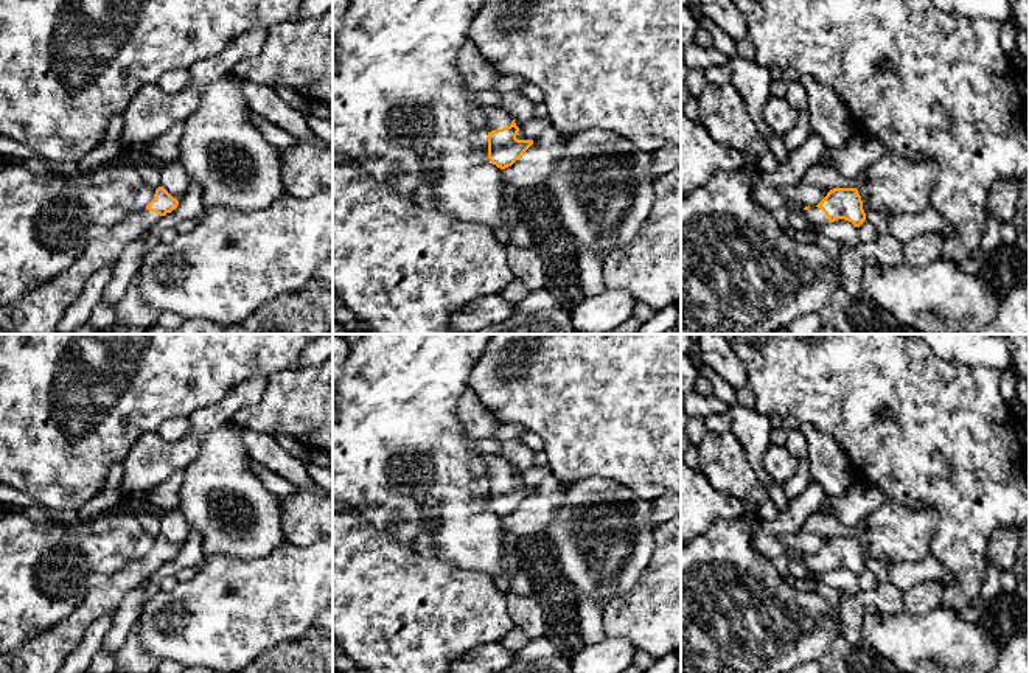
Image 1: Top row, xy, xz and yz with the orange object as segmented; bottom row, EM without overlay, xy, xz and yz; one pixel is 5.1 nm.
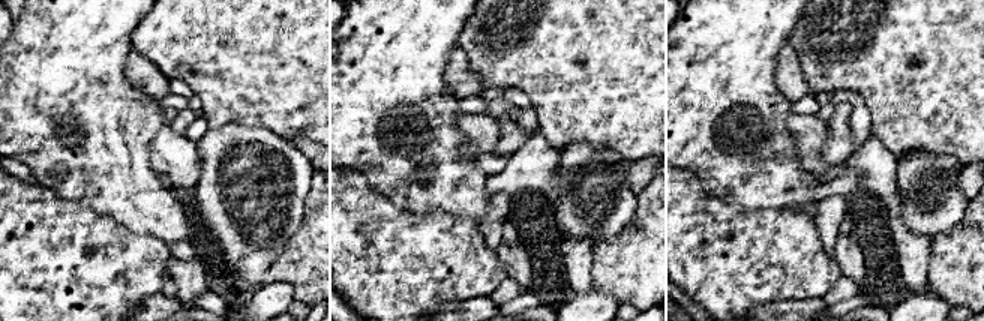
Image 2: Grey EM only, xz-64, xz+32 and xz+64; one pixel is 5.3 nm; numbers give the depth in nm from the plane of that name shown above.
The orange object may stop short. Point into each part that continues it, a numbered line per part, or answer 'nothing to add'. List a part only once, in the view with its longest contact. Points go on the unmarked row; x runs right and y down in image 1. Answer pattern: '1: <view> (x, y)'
1: xz (488, 467)

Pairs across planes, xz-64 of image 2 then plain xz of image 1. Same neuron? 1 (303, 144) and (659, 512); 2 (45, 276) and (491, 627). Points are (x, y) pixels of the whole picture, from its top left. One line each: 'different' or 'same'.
1: same
2: same

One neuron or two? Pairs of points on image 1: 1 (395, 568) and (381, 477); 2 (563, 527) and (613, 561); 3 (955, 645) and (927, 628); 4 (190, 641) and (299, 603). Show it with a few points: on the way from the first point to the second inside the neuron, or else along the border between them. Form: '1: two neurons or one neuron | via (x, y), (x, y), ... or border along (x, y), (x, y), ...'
1: two neurons | border along (361, 515), (400, 544), (423, 554)
2: one neuron | via (575, 532), (583, 532), (600, 549)
3: one neuron | via (948, 645), (944, 645), (933, 634)
4: one neuron | via (216, 620), (238, 608), (272, 603)

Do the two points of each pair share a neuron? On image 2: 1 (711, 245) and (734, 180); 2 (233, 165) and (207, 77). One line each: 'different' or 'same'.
1: different
2: different

